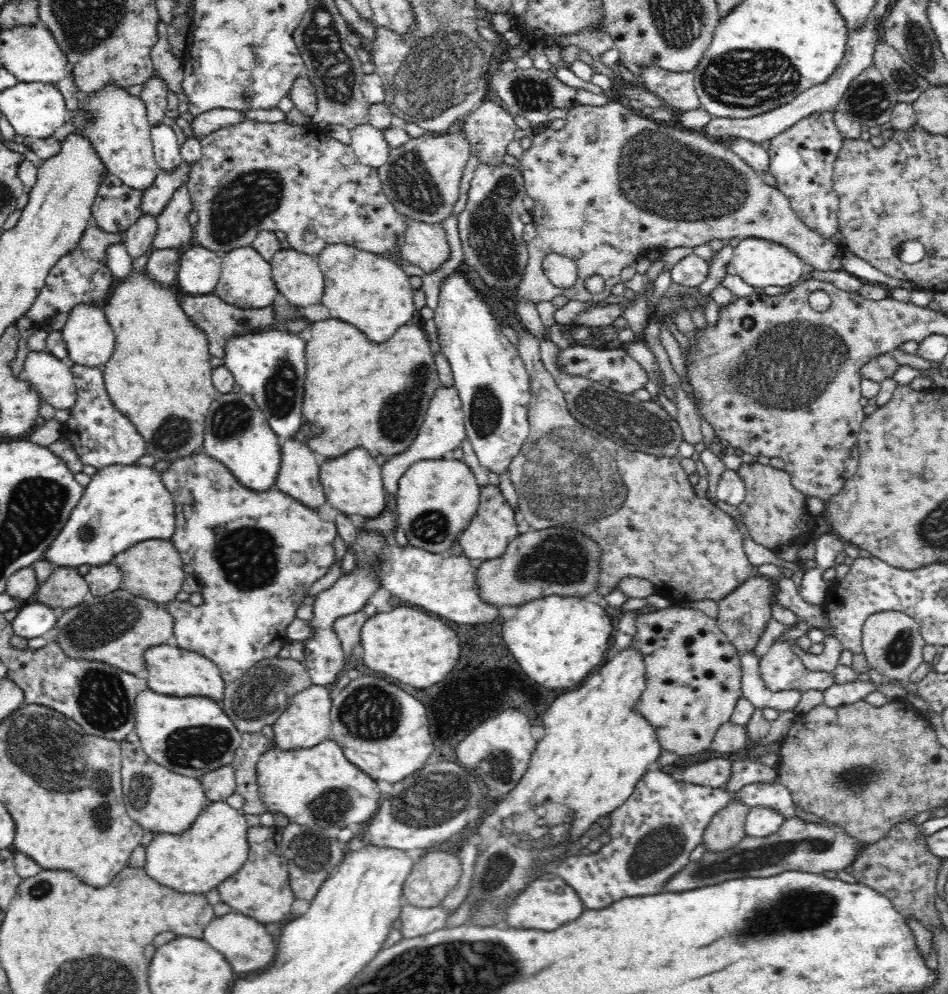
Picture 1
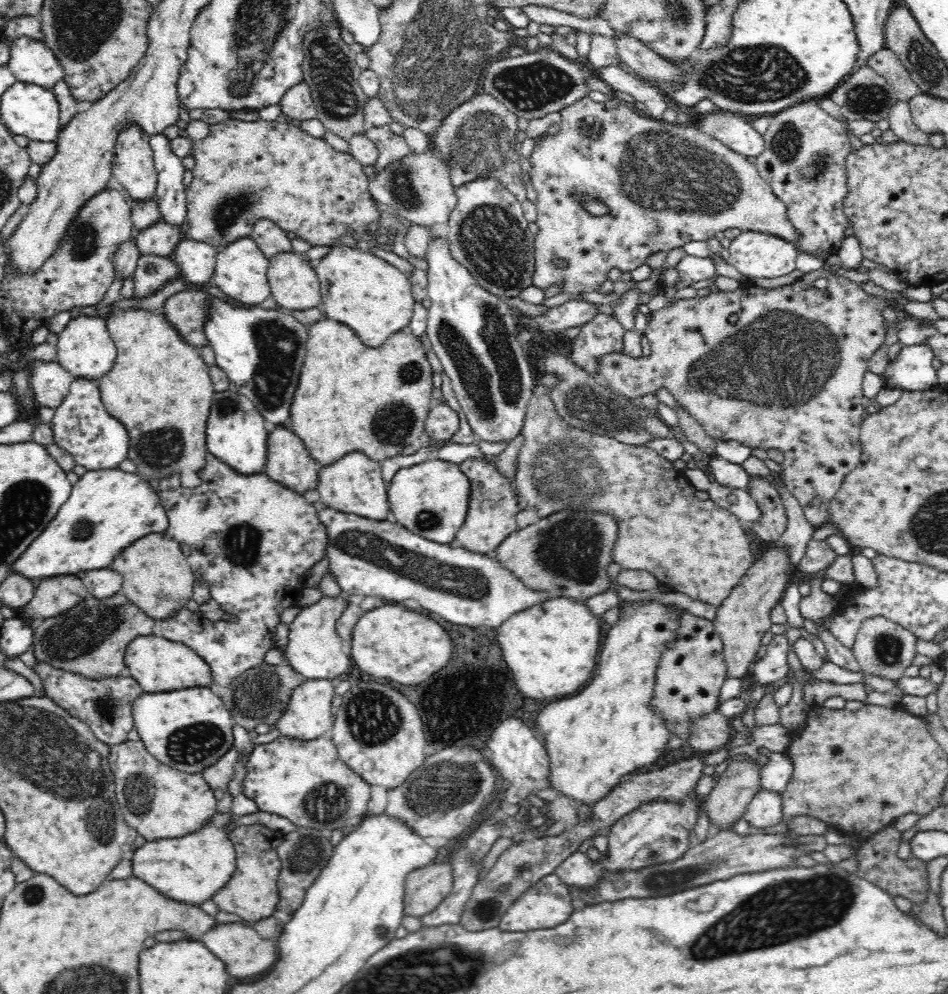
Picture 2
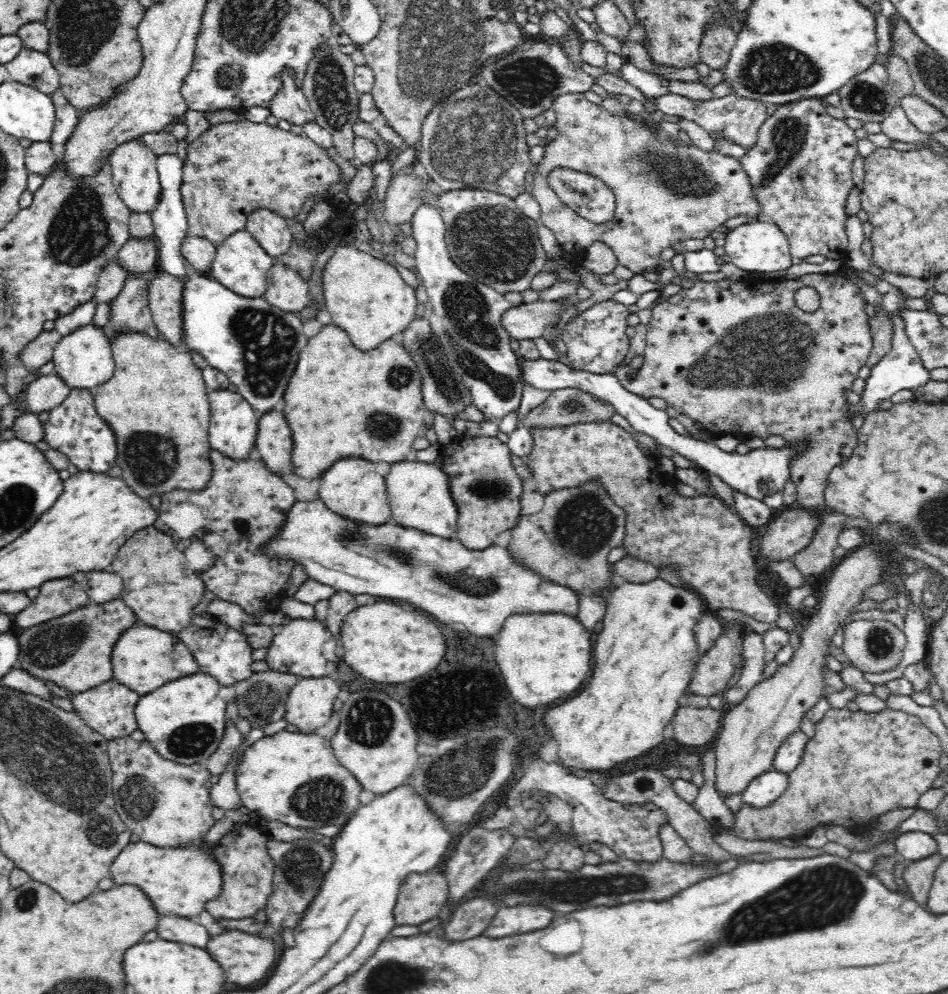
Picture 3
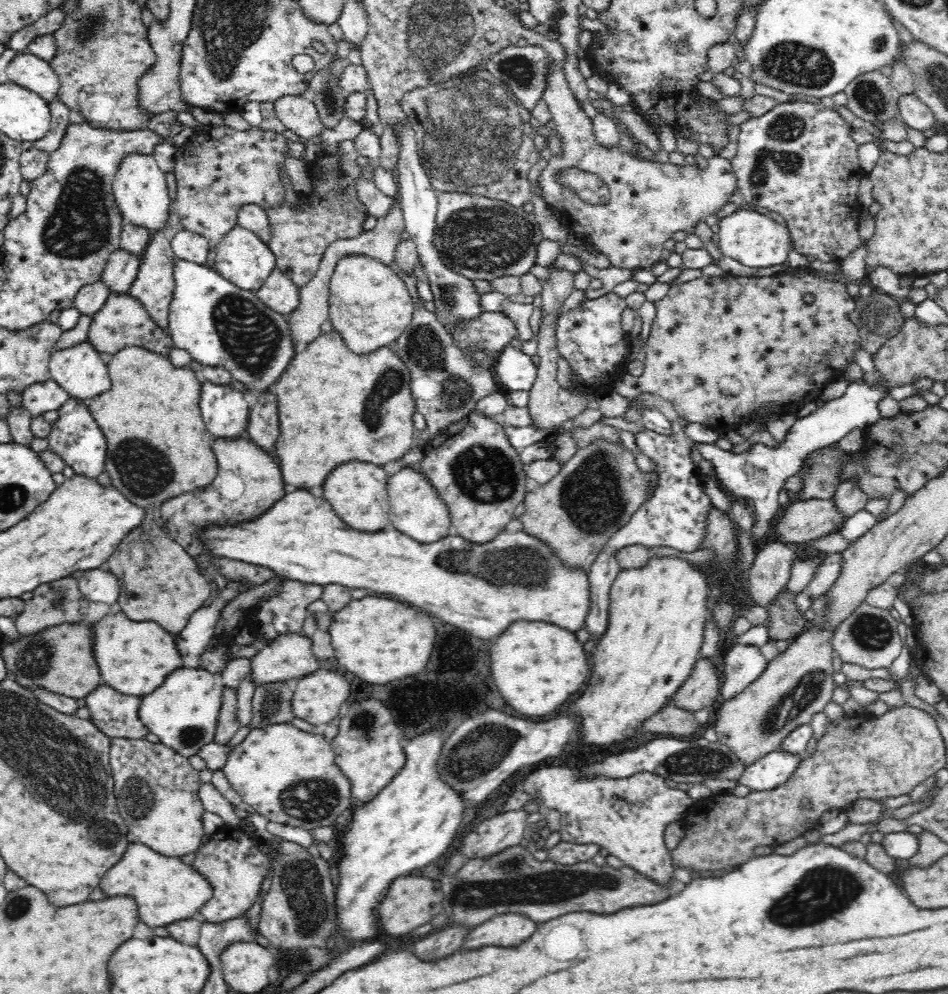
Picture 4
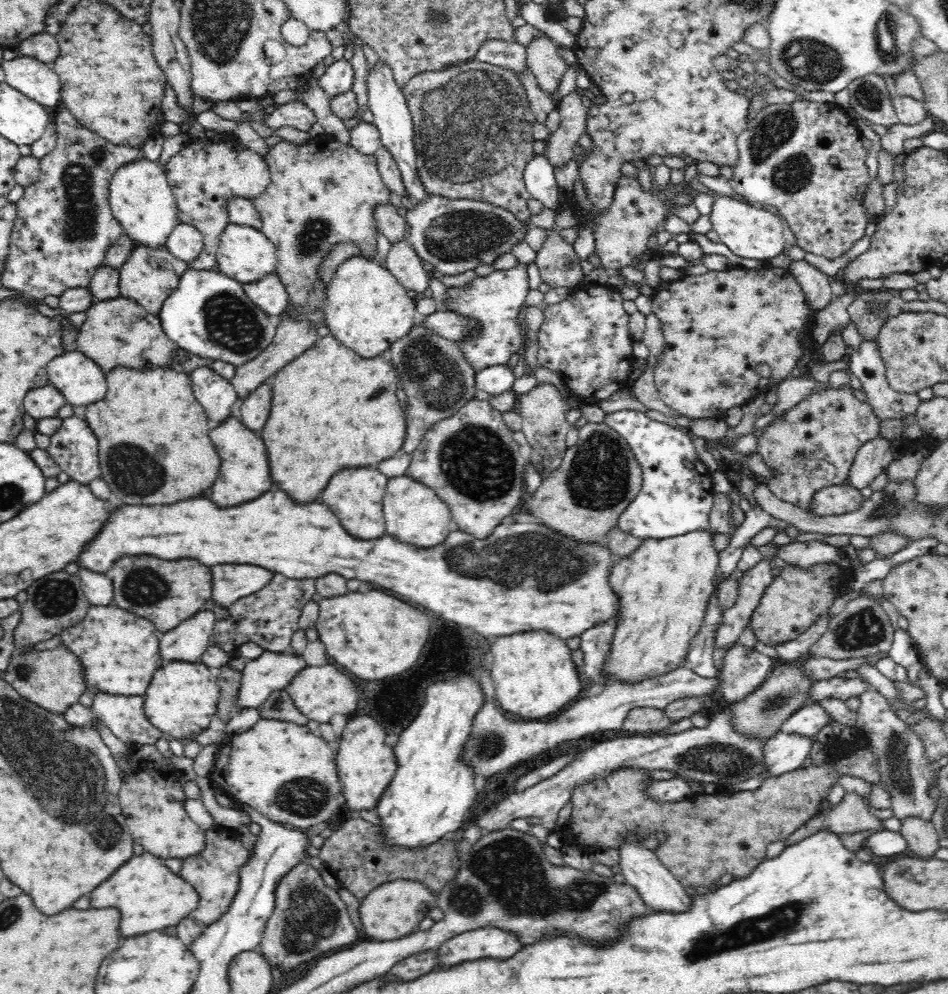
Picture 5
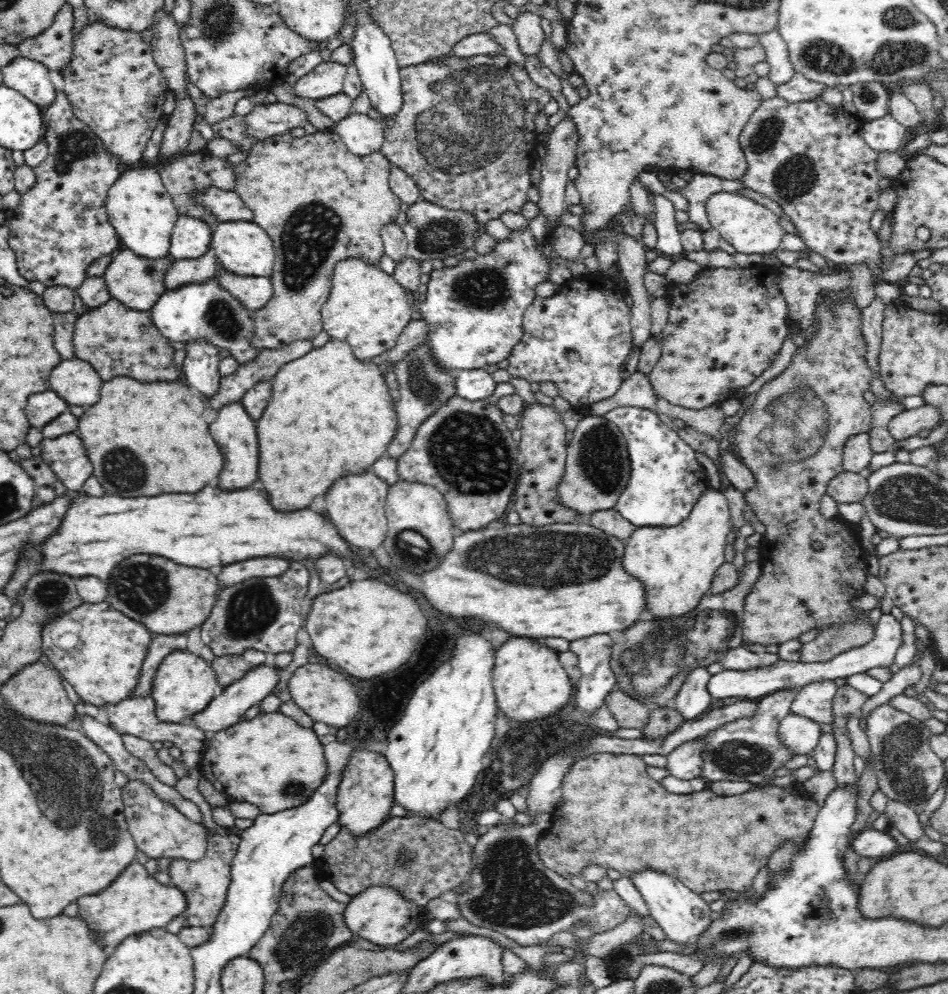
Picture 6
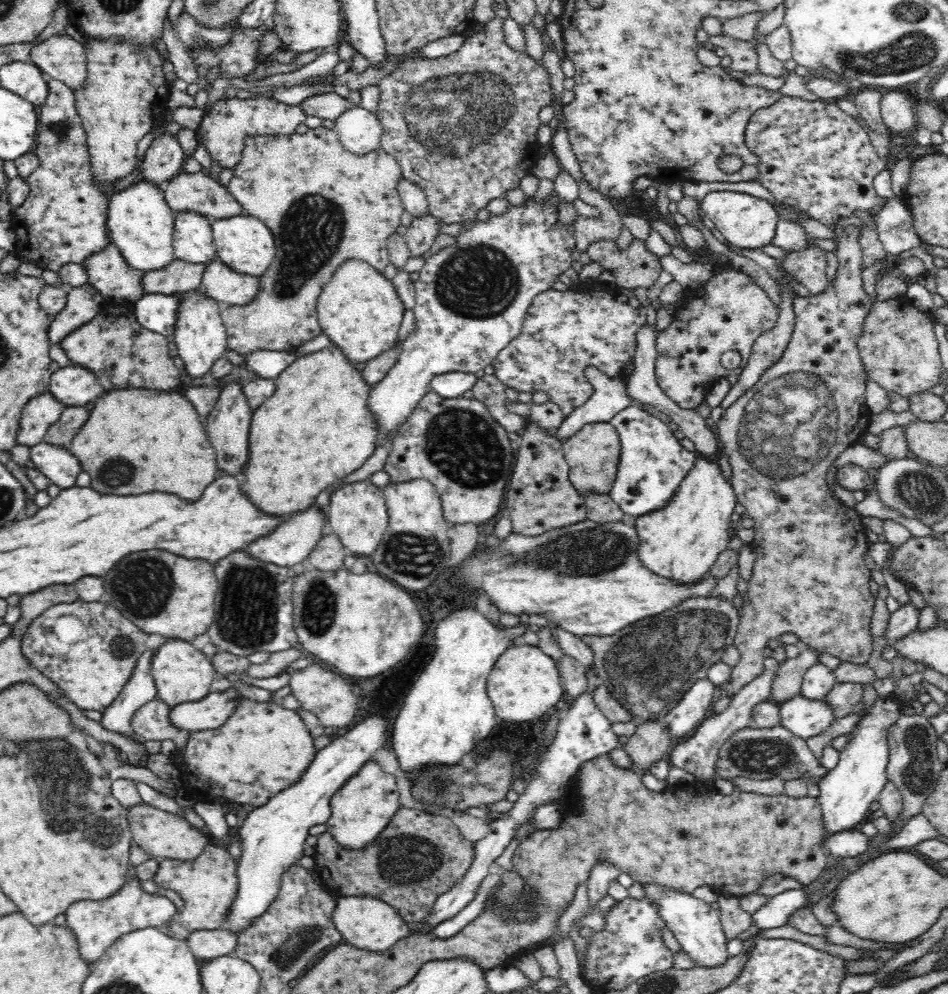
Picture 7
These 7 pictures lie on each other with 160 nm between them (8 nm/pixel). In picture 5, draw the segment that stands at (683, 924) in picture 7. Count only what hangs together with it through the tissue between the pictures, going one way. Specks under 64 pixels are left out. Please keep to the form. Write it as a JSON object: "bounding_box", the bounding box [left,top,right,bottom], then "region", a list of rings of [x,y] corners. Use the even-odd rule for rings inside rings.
{"bounding_box":[620,834,692,913],"region":[[[632,834],[620,848],[620,865],[625,875],[625,882],[640,894],[641,900],[652,911],[672,911],[681,913],[687,911],[692,904],[692,899],[684,890],[684,886],[664,864],[658,859],[654,850],[640,844],[637,834]]]}

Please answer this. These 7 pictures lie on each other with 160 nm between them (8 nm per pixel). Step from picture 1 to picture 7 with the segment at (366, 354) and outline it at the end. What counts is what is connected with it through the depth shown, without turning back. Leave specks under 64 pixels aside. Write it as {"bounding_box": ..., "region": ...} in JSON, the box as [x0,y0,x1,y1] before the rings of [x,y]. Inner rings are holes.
{"bounding_box":[242,347,378,514],"region":[[[326,347],[297,358],[275,379],[275,393],[253,412],[250,426],[250,460],[244,470],[246,484],[242,490],[256,508],[268,514],[292,514],[314,504],[316,496],[328,486],[344,480],[358,470],[378,445],[377,420],[368,407],[368,396],[375,386],[365,384],[360,370],[342,353],[340,347]]]}

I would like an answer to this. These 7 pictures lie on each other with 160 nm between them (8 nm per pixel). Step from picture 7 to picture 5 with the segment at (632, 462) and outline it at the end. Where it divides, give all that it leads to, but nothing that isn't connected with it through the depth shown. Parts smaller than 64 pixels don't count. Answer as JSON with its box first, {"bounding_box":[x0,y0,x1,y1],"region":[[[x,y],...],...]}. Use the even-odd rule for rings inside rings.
{"bounding_box":[605,410,714,540],"region":[[[636,410],[608,414],[605,423],[625,438],[643,473],[642,489],[620,514],[617,527],[642,540],[680,536],[700,528],[711,530],[709,514],[714,504],[712,478],[696,454],[690,437],[674,426],[650,420],[644,412]]]}

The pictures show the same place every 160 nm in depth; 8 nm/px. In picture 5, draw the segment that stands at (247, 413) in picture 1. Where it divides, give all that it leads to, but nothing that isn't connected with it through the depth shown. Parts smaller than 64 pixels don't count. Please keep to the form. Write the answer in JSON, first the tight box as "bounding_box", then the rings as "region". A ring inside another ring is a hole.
{"bounding_box":[189,366,238,423],"region":[[[209,366],[198,368],[189,376],[196,400],[204,408],[208,419],[222,423],[231,418],[232,405],[238,400],[234,386]]]}

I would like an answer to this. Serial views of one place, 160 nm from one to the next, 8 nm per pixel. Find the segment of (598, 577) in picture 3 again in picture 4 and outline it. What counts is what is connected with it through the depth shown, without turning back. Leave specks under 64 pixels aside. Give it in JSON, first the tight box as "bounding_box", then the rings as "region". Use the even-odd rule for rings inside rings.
{"bounding_box":[518,438,657,571],"region":[[[596,438],[594,442],[590,442],[588,446],[578,449],[572,458],[562,463],[560,472],[558,472],[555,478],[552,478],[551,482],[541,485],[540,488],[538,488],[538,490],[534,490],[534,492],[527,492],[525,494],[525,499],[523,500],[525,510],[519,517],[518,523],[523,525],[524,532],[539,538],[548,548],[551,548],[551,551],[554,552],[560,560],[562,560],[561,563],[564,566],[567,566],[567,568],[579,568],[579,570],[589,571],[592,564],[594,564],[594,560],[596,560],[596,556],[604,550],[606,542],[612,538],[612,534],[616,534],[616,530],[618,530],[620,526],[624,526],[624,524],[632,518],[632,514],[642,506],[642,502],[645,502],[645,491],[647,491],[648,486],[651,483],[656,482],[656,480],[657,478],[654,472],[644,473],[638,469],[638,465],[636,465],[632,451],[623,446],[622,442],[609,442],[609,440],[603,440],[603,438]]]}

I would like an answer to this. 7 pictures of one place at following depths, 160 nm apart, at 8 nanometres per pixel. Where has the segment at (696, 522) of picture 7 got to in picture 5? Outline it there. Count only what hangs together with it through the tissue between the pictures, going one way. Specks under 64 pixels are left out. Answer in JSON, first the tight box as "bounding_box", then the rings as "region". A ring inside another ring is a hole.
{"bounding_box":[603,530,719,684],"region":[[[694,530],[688,534],[670,538],[646,538],[626,558],[611,568],[609,581],[619,596],[619,611],[614,623],[611,651],[606,657],[603,674],[610,682],[636,684],[648,678],[663,677],[676,670],[687,658],[692,640],[703,626],[709,598],[715,590],[715,578],[719,567],[719,552],[712,545],[715,531]]]}

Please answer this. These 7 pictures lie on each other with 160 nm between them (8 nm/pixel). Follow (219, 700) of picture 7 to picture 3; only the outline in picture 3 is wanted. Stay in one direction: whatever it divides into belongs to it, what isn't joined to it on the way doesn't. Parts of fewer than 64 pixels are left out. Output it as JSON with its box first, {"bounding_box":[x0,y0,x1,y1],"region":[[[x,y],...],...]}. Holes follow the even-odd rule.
{"bounding_box":[265,618,340,678],"region":[[[298,618],[277,629],[266,650],[265,661],[268,668],[274,671],[298,675],[300,678],[322,678],[336,675],[340,659],[339,639],[327,629],[325,622],[315,618]]]}

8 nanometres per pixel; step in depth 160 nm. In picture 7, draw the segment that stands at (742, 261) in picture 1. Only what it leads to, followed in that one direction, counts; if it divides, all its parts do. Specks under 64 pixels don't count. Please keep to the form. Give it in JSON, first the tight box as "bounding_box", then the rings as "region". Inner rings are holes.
{"bounding_box":[699,190,780,249],"region":[[[716,190],[708,192],[699,204],[702,216],[707,216],[714,222],[715,227],[726,237],[731,245],[741,249],[755,249],[768,246],[776,234],[776,224],[780,214],[770,201],[756,198],[741,191]]]}

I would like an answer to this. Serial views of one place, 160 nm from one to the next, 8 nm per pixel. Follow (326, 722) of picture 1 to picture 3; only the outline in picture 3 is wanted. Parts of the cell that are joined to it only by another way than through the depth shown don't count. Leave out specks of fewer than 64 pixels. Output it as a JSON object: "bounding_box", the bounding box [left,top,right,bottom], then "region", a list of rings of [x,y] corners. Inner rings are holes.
{"bounding_box":[283,676,340,733],"region":[[[324,676],[322,678],[304,678],[294,684],[286,698],[285,713],[283,718],[288,724],[294,724],[299,728],[300,733],[313,733],[314,730],[324,726],[328,722],[334,708],[334,700],[336,700],[340,692],[339,682],[336,676]]]}

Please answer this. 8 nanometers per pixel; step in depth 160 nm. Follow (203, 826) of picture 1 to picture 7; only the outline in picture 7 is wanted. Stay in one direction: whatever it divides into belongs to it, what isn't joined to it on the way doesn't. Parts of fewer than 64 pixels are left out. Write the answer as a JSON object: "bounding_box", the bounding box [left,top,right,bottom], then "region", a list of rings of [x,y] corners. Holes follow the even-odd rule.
{"bounding_box":[66,864,177,964],"region":[[[132,864],[128,868],[128,873],[128,882],[118,894],[104,901],[80,900],[76,904],[72,903],[66,910],[66,926],[76,935],[81,958],[89,964],[98,961],[104,955],[104,951],[124,934],[167,924],[177,912],[174,902],[166,896],[148,894],[140,888],[140,879]]]}

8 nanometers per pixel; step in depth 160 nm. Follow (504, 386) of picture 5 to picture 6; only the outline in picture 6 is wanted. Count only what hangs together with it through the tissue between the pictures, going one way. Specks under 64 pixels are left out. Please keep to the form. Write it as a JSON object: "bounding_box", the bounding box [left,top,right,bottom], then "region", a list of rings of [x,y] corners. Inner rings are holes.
{"bounding_box":[456,370,497,401],"region":[[[462,370],[456,376],[456,395],[471,401],[490,398],[497,386],[496,380],[487,370]]]}

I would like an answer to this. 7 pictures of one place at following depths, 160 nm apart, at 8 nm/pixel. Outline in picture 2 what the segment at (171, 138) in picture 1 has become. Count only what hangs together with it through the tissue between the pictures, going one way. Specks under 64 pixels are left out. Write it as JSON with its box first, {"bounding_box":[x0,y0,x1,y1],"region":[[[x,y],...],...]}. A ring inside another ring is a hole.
{"bounding_box":[149,133,187,227],"region":[[[163,133],[153,134],[149,140],[154,152],[157,172],[156,203],[160,216],[166,223],[180,227],[187,219],[187,198],[184,191],[184,171],[180,159],[170,149],[170,138]]]}

